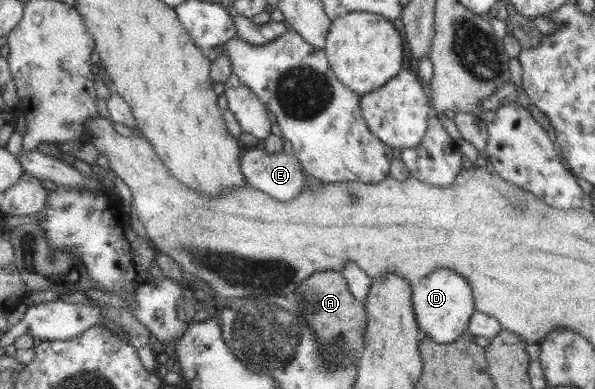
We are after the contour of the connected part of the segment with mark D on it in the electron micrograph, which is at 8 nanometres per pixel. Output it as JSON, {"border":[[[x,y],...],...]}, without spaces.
{"border":[[[438,269],[427,275],[427,278],[411,283],[411,288],[416,322],[422,336],[428,336],[439,344],[447,344],[468,332],[469,320],[476,309],[473,288],[467,279],[450,269]]]}

